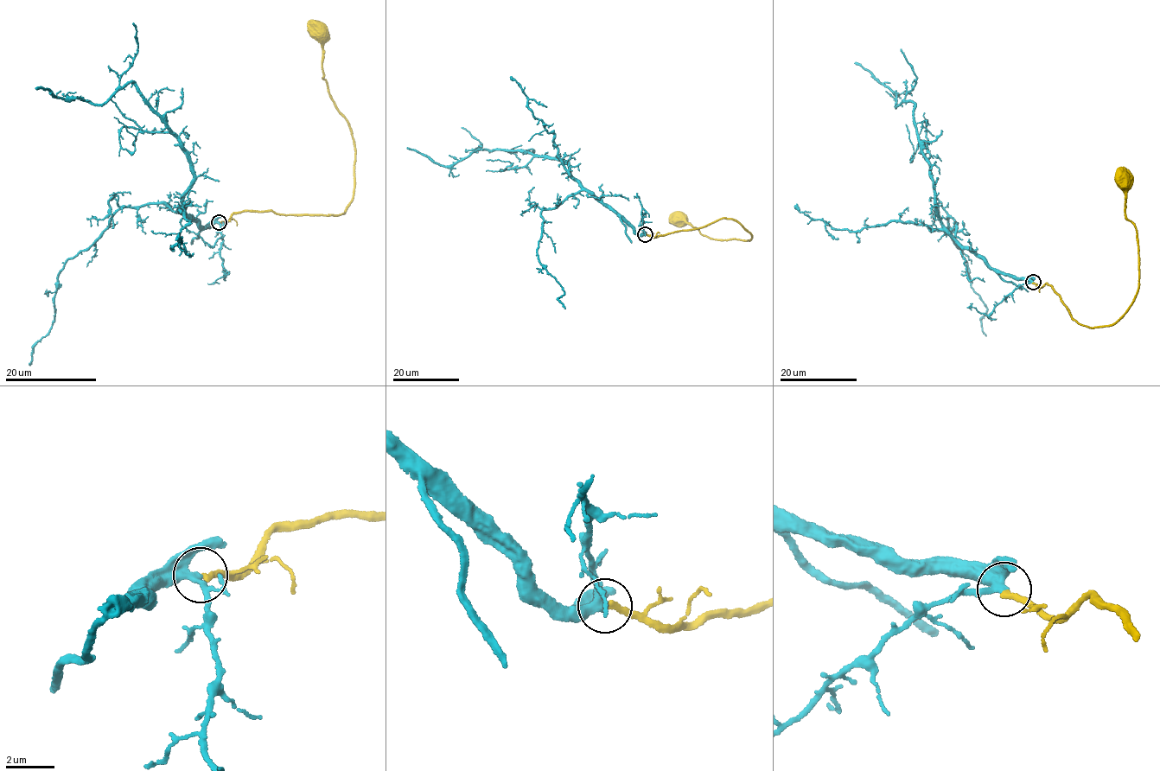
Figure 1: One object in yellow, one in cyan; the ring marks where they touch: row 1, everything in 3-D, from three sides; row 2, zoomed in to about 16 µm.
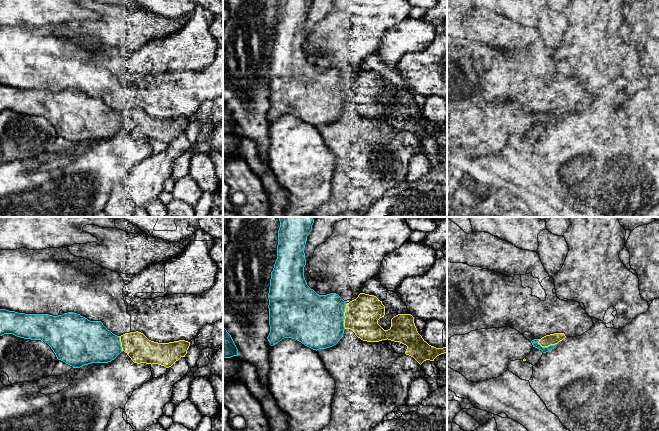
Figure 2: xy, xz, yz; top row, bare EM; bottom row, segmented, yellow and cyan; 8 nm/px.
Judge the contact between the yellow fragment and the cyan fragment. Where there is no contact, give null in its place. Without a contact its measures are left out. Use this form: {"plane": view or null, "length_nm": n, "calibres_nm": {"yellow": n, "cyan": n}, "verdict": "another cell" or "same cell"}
{"plane": "xz", "length_nm": 200, "calibres_nm": {"yellow": 280, "cyan": 440}, "verdict": "same cell"}

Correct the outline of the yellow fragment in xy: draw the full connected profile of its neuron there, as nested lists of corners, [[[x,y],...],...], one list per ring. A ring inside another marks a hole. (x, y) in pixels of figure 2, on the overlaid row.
[[[0,309],[0,336],[4,334],[44,341],[51,347],[58,360],[73,368],[80,368],[91,363],[111,362],[122,351],[134,363],[158,364],[169,368],[181,357],[185,357],[190,346],[190,342],[185,340],[169,343],[154,342],[138,331],[117,336],[108,330],[101,321],[90,321],[74,312],[53,316],[49,314],[25,314]]]

